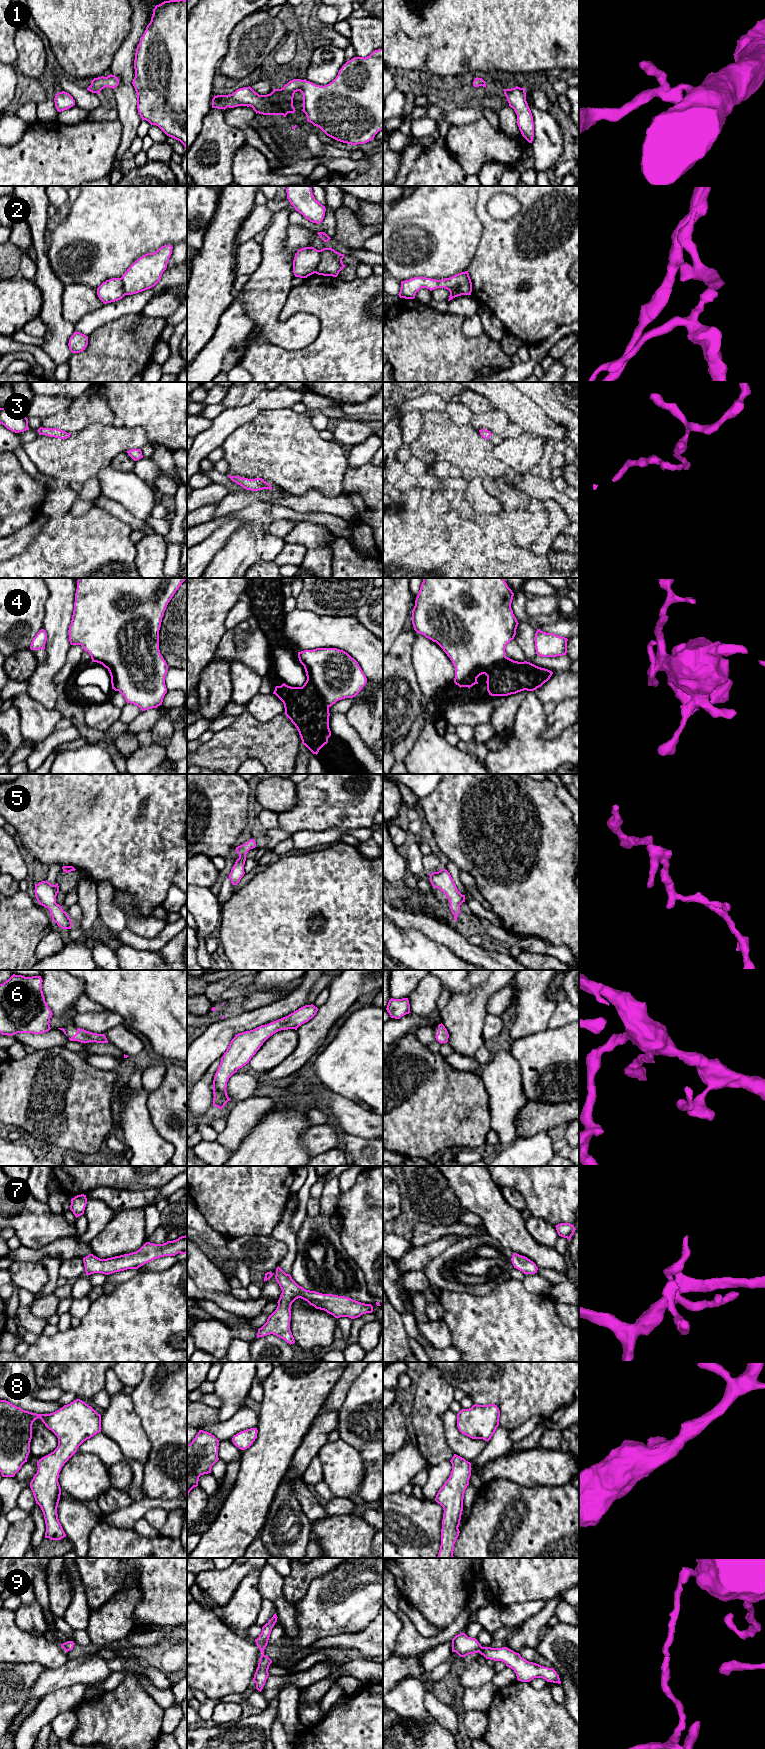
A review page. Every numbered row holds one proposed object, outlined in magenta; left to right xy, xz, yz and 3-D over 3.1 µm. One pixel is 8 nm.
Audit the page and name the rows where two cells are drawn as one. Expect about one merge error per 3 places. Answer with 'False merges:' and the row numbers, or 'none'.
False merges: 2, 4

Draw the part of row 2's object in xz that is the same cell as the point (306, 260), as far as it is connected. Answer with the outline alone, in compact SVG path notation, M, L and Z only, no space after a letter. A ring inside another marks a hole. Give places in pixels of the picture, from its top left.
M314 247L299 249L293 260L293 273L295 277L307 278L314 274L320 260L320 251Z

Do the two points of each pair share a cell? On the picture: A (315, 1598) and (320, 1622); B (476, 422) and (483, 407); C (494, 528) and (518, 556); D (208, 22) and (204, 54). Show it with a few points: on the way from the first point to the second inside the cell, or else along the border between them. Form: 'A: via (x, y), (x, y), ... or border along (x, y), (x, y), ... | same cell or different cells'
A: via (320, 1604), (320, 1616) | same cell
B: border along (493, 408), (489, 411), (472, 415) | different cells
C: via (497, 535), (511, 549) | same cell
D: via (205, 30), (204, 46) | same cell

